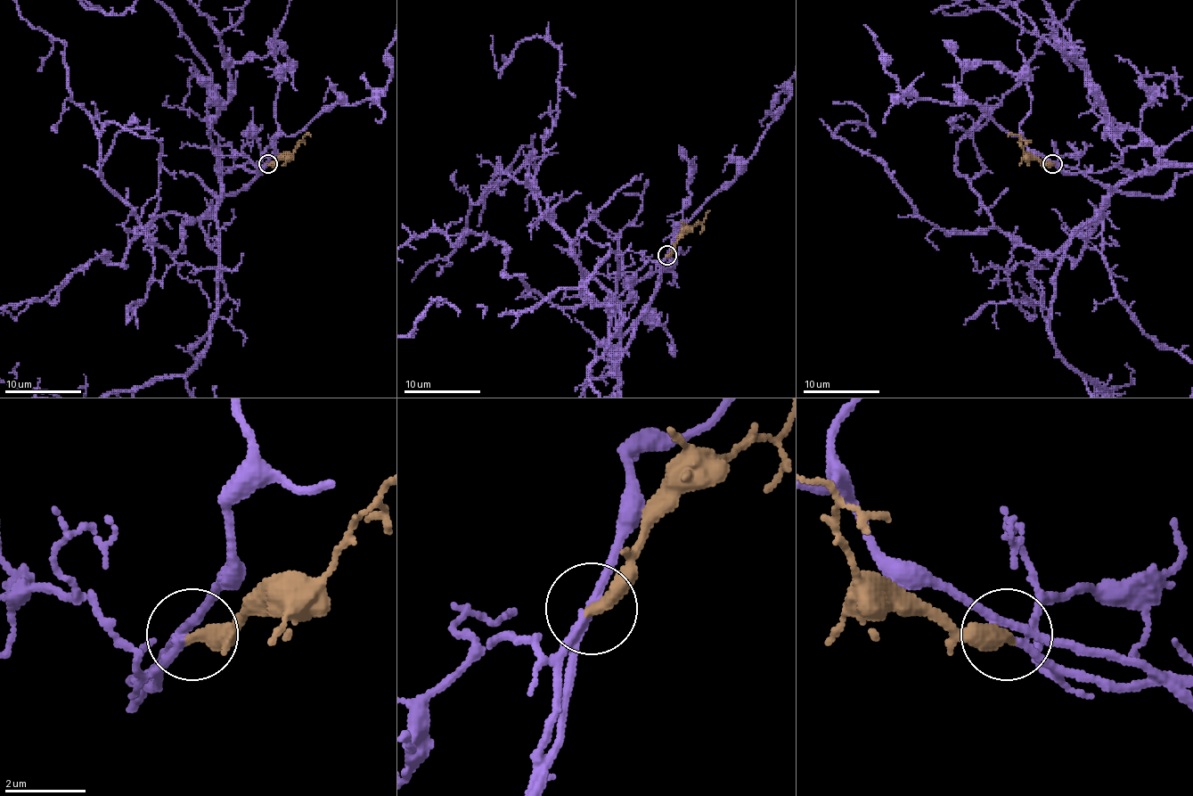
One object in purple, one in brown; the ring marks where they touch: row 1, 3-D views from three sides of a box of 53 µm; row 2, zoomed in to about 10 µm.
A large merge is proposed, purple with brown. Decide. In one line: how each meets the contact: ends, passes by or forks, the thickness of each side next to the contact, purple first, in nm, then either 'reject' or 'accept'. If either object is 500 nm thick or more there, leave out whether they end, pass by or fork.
purple forks; brown ends; calibres 180 and 400 nm; accept

